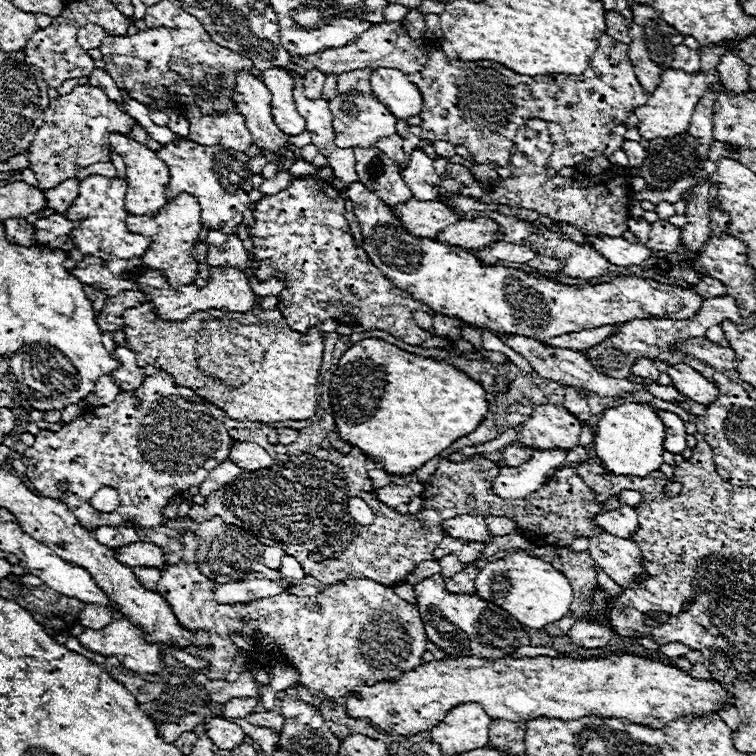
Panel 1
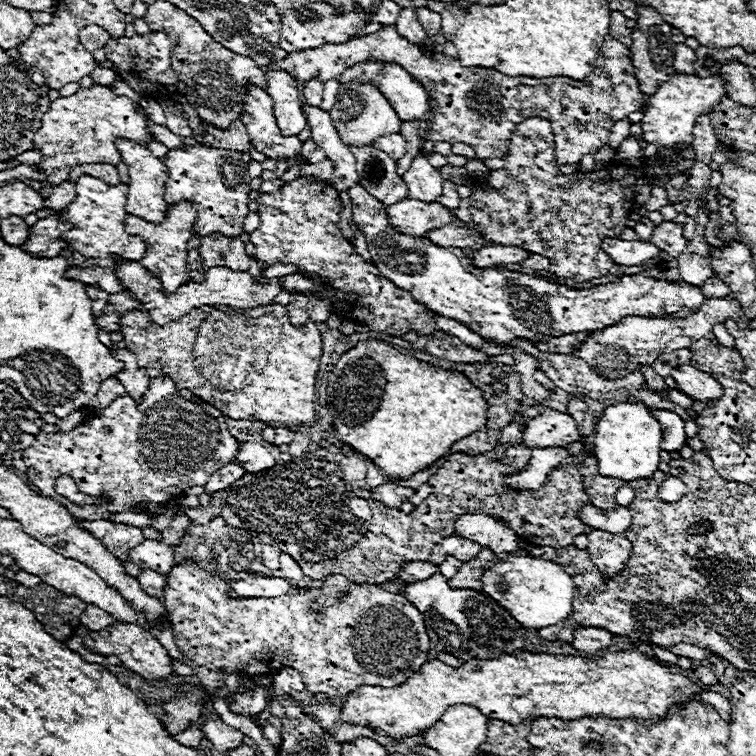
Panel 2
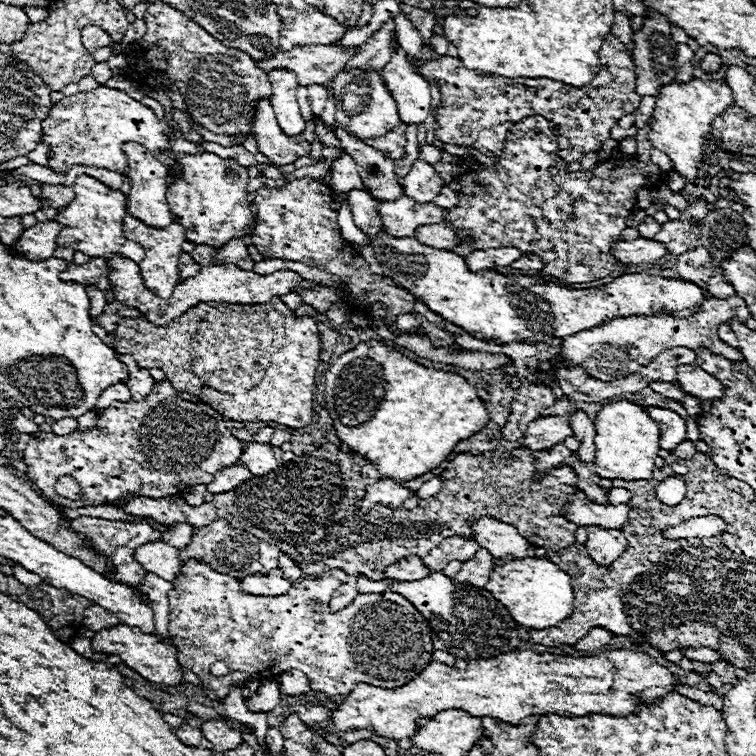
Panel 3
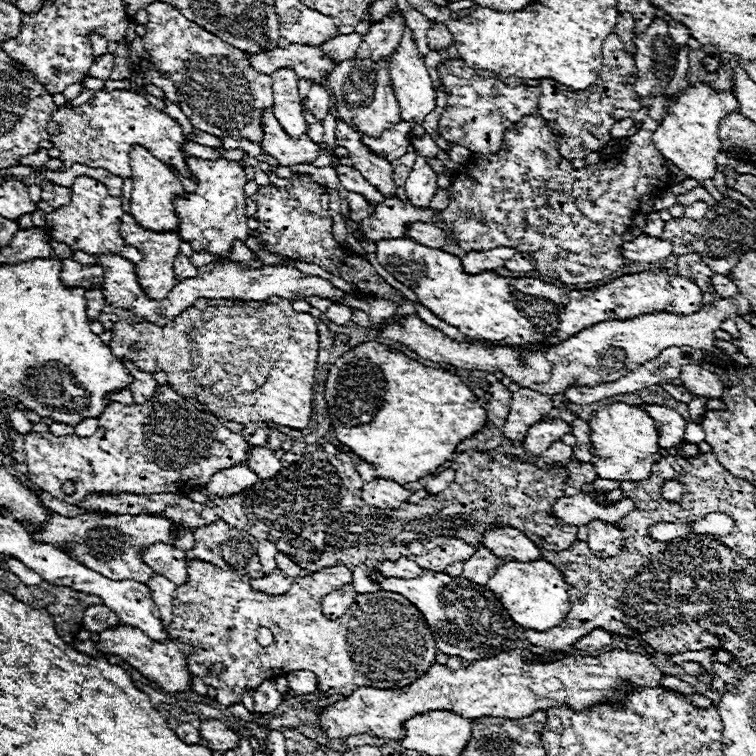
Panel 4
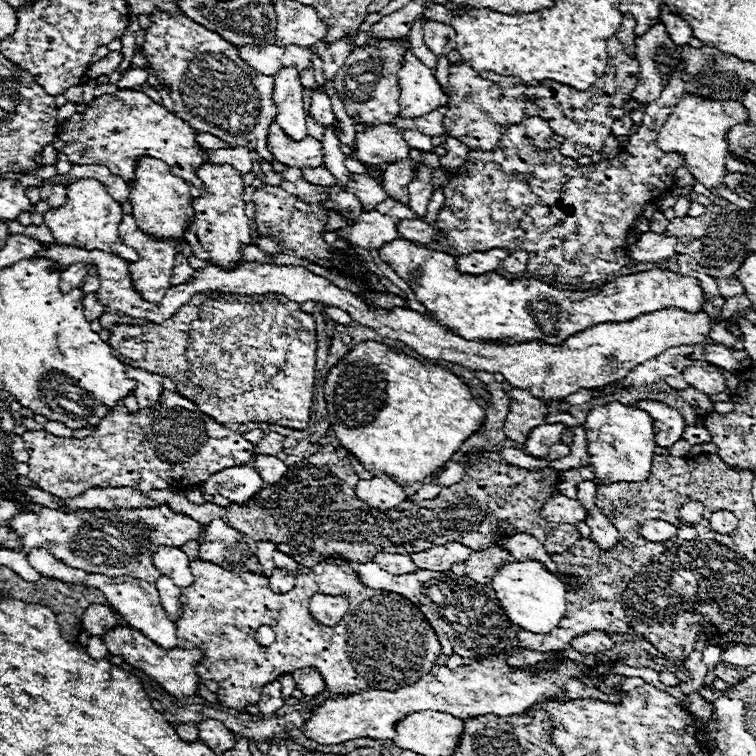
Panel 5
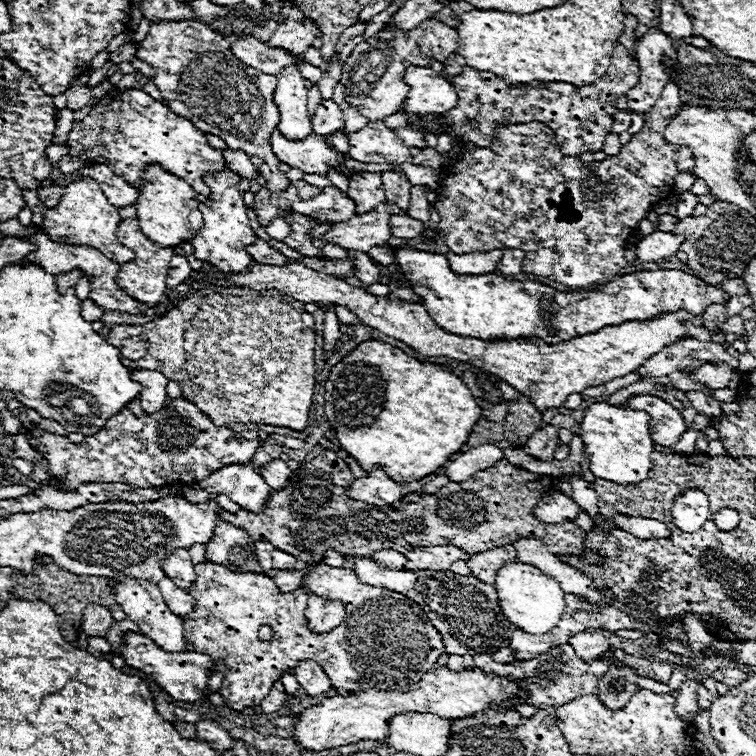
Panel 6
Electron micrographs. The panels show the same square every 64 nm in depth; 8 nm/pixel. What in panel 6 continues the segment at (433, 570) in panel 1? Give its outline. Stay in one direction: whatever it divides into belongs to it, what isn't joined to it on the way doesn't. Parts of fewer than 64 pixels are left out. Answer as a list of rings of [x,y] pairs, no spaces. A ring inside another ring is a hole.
[[[378,550],[372,560],[380,562],[380,566],[388,566],[390,570],[406,570],[406,556],[396,550]]]

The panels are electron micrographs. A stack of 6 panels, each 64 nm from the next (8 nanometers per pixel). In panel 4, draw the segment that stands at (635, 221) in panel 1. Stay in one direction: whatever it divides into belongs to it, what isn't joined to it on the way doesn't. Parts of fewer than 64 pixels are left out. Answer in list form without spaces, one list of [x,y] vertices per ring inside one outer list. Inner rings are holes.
[[[652,212],[652,214],[646,216],[646,224],[642,226],[642,232],[646,236],[660,236],[662,234],[662,228],[664,228],[664,222],[658,218],[656,212]]]

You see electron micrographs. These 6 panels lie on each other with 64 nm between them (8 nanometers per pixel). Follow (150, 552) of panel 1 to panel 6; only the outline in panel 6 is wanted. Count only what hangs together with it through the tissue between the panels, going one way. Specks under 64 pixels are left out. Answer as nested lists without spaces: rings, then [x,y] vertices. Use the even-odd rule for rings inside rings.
[[[184,548],[174,550],[170,556],[166,556],[166,558],[160,562],[160,566],[162,566],[162,570],[166,572],[166,576],[176,582],[176,586],[190,588],[190,586],[194,584],[194,580],[196,580],[194,564],[192,564],[192,560],[190,560],[188,550],[184,550]]]

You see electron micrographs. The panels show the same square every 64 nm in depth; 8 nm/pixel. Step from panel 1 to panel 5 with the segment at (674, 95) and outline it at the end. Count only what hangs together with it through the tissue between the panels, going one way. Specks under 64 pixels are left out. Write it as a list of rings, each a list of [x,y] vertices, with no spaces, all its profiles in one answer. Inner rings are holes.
[[[684,94],[682,100],[672,108],[672,114],[664,122],[664,126],[658,132],[656,144],[664,152],[676,152],[684,156],[684,168],[706,188],[714,188],[716,194],[744,210],[752,208],[752,202],[740,198],[738,194],[730,192],[724,184],[724,158],[728,154],[726,146],[726,130],[736,124],[736,122],[748,122],[746,110],[740,102],[736,100],[710,100],[704,96],[694,96],[694,94]]]

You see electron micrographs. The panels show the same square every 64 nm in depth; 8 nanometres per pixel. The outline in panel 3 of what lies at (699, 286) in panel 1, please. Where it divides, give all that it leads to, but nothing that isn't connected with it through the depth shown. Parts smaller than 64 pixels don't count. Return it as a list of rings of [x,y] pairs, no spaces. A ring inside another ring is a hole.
[[[718,272],[716,276],[712,276],[708,282],[706,282],[706,290],[710,296],[714,298],[728,298],[728,296],[734,296],[734,288],[724,280],[724,276]]]

